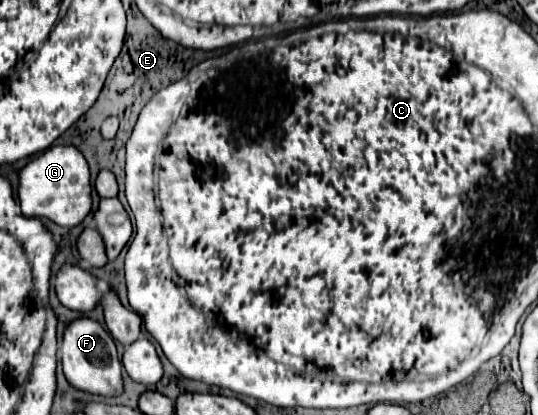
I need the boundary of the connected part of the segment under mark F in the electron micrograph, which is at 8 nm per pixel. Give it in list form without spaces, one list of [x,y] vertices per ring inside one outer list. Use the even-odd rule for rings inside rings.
[[[91,318],[73,320],[67,326],[61,342],[61,364],[69,384],[81,392],[105,398],[123,394],[123,366],[117,358],[115,340],[99,322]]]

